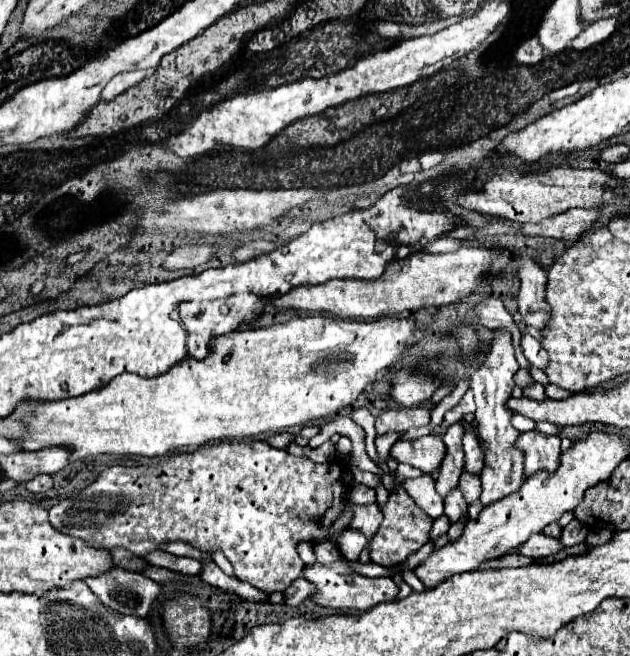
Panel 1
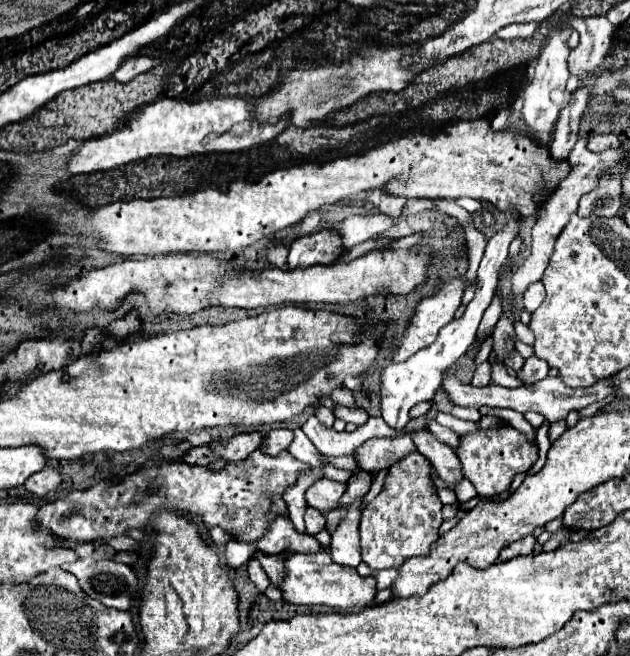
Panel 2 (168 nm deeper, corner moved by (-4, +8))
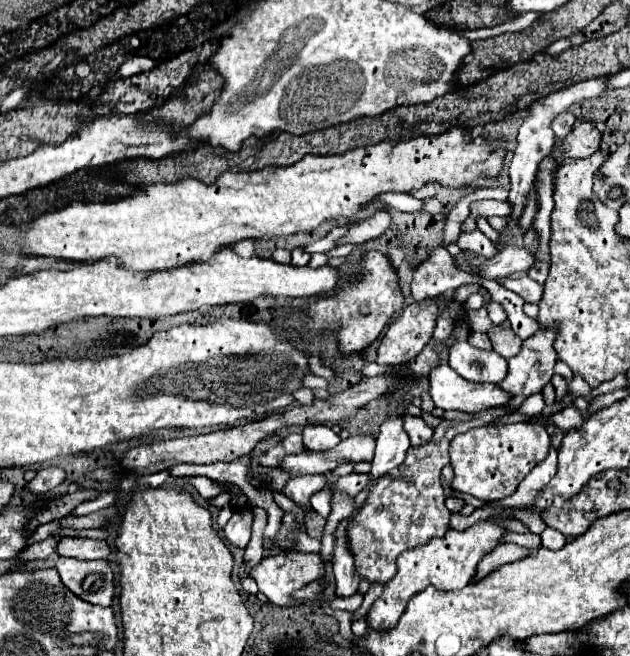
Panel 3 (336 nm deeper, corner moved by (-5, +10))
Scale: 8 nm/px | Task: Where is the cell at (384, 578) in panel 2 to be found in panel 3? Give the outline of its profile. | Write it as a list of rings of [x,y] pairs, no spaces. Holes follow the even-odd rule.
[[[373,584],[370,586],[367,594],[364,596],[362,605],[353,613],[352,621],[358,620],[361,617],[367,615],[373,602],[375,602],[375,600],[377,600],[377,598],[379,598],[381,595],[382,590],[383,586],[380,584]]]

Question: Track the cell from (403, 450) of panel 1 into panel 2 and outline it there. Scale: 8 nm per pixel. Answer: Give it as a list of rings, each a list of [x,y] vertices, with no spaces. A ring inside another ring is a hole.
[[[404,434],[400,438],[374,438],[368,440],[356,450],[356,462],[362,470],[378,472],[382,468],[390,468],[394,462],[402,460],[404,456],[416,452],[416,444],[410,434]]]

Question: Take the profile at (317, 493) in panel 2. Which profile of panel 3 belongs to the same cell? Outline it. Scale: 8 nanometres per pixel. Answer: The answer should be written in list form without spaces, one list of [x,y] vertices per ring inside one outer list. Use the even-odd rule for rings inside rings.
[[[353,472],[349,476],[343,476],[343,478],[337,480],[337,488],[343,490],[343,492],[347,492],[349,496],[357,496],[367,484],[369,484],[369,476],[367,474],[357,474],[357,472]]]

